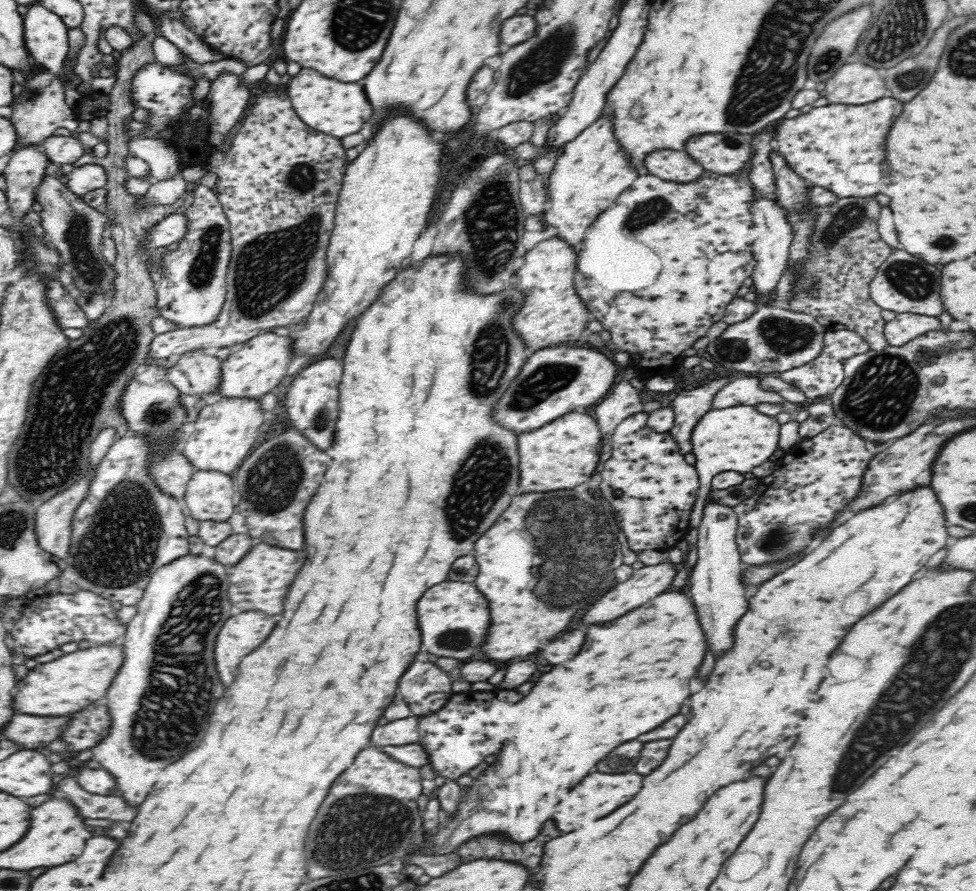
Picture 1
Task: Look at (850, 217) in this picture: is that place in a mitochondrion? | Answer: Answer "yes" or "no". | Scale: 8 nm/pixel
yes

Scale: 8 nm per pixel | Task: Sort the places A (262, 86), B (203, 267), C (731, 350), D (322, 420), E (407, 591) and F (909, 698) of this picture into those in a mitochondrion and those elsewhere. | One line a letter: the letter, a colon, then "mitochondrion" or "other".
A: other
B: mitochondrion
C: mitochondrion
D: mitochondrion
E: other
F: mitochondrion

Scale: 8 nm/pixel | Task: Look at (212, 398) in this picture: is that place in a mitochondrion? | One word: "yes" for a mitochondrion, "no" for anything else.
no

